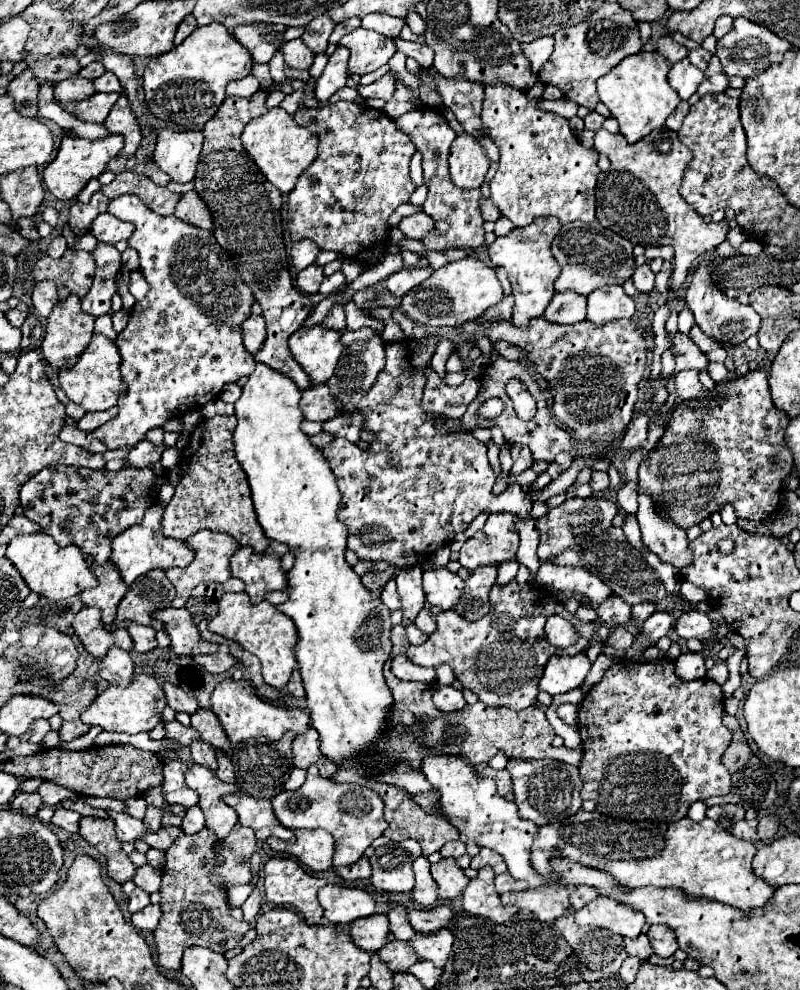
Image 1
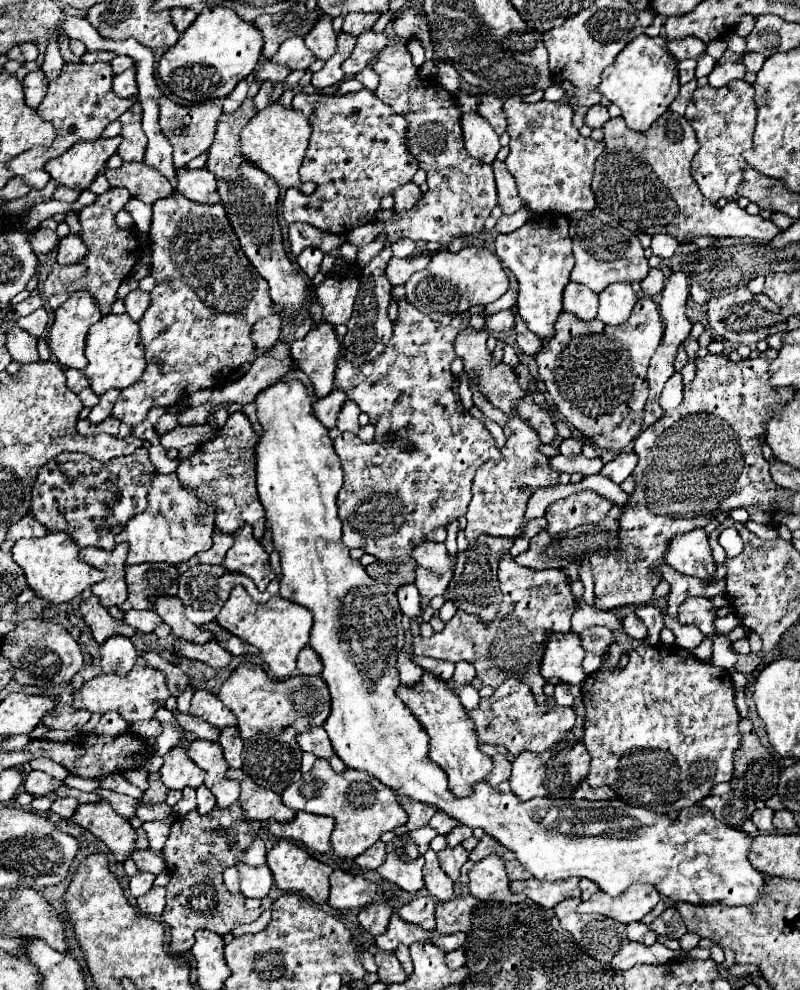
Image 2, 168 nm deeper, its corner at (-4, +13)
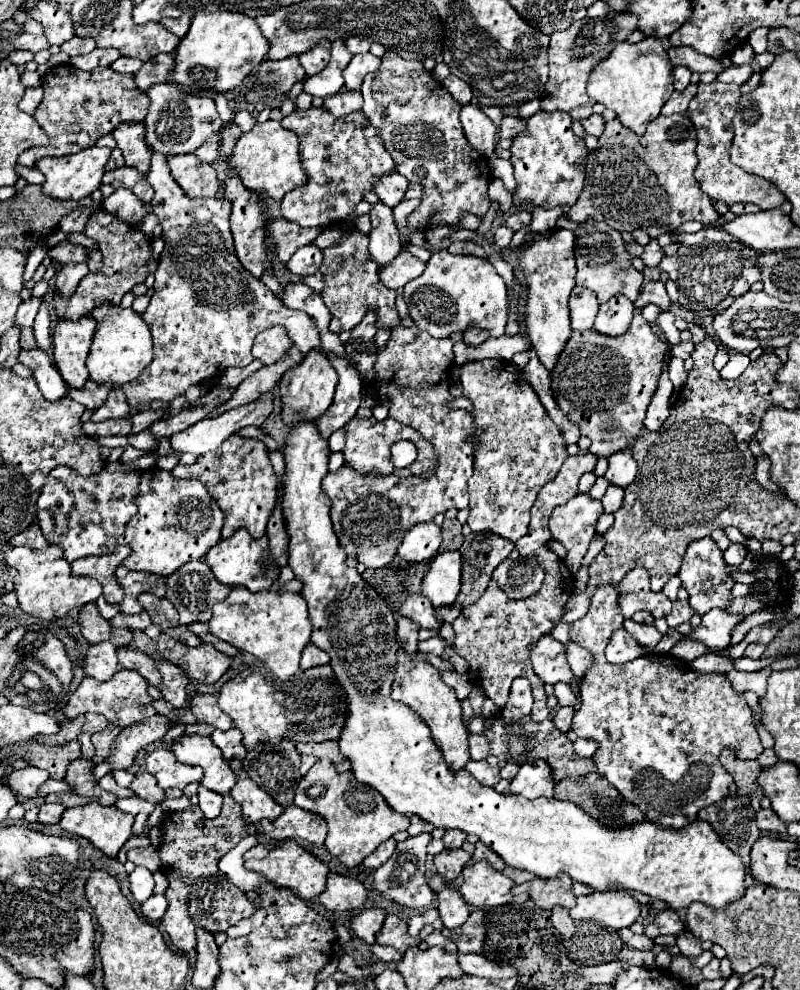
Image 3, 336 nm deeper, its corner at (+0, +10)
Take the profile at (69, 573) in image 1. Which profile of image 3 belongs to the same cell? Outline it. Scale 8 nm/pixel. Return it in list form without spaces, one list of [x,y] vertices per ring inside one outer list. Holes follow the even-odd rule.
[[[14,546],[6,552],[6,564],[16,570],[14,578],[14,594],[18,598],[18,606],[42,620],[54,620],[68,614],[72,608],[82,608],[88,602],[96,602],[102,594],[102,586],[88,576],[74,576],[70,562],[62,556],[60,546],[48,546],[46,550],[32,550]]]

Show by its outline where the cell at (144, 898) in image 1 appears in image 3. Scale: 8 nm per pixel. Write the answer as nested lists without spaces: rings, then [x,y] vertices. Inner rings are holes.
[[[136,868],[130,876],[130,890],[136,898],[136,902],[146,902],[146,898],[152,894],[152,888],[154,888],[154,878],[152,878],[152,872],[148,868]]]

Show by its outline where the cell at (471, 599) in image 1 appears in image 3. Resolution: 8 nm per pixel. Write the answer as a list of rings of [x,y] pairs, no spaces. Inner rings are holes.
[[[468,534],[460,548],[464,574],[462,590],[454,606],[464,608],[474,604],[486,590],[492,570],[500,562],[504,562],[512,550],[514,542],[508,542],[506,538],[500,538],[496,534]]]

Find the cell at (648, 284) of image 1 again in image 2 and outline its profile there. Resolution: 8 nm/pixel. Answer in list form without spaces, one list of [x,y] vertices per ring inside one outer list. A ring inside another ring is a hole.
[[[652,267],[646,275],[646,279],[640,283],[642,285],[642,291],[648,295],[648,297],[654,297],[662,291],[664,287],[664,273],[658,269],[658,267]]]

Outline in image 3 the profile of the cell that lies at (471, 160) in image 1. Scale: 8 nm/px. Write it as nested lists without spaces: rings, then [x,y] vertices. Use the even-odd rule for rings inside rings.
[[[466,104],[462,106],[460,122],[462,122],[468,142],[472,142],[472,146],[484,156],[492,156],[494,134],[496,134],[496,126],[492,124],[492,120],[476,104]]]

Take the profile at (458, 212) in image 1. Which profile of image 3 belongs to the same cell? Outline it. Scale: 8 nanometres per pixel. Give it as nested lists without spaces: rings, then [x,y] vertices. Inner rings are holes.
[[[386,50],[378,70],[364,78],[362,96],[362,112],[384,140],[384,148],[396,162],[396,172],[406,176],[408,182],[422,184],[420,206],[408,216],[410,232],[428,230],[436,224],[454,226],[464,212],[486,214],[490,208],[490,166],[464,138],[458,120],[462,106],[422,62],[410,62],[394,50]]]

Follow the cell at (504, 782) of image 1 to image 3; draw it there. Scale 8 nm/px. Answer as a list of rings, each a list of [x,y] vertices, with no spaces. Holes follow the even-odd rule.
[[[488,760],[480,762],[468,762],[466,770],[482,784],[482,786],[494,786],[500,780],[500,766],[490,764]]]

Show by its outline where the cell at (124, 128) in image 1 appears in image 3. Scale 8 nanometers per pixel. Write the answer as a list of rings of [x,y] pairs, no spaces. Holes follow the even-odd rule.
[[[120,124],[112,136],[118,142],[118,148],[122,150],[126,158],[126,166],[136,168],[140,174],[148,174],[150,166],[150,156],[152,152],[148,150],[144,142],[144,124]]]

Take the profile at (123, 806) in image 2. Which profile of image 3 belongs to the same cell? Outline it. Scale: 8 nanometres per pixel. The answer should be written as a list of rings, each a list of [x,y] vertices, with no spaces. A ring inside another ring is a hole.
[[[78,758],[78,760],[70,762],[64,782],[68,782],[68,786],[72,788],[74,794],[88,796],[102,806],[112,806],[112,802],[116,802],[116,796],[102,790],[100,784],[94,780],[94,762],[92,760]]]

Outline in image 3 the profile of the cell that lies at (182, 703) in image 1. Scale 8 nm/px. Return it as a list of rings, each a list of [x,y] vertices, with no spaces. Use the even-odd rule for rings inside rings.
[[[120,648],[118,650],[118,662],[122,668],[136,670],[142,678],[146,678],[148,684],[152,684],[152,686],[160,684],[160,674],[154,668],[154,660],[148,654],[134,650],[134,648]]]

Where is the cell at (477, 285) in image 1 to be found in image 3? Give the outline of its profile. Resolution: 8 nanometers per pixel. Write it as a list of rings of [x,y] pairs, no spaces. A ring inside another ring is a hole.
[[[448,250],[434,252],[432,258],[426,264],[424,274],[420,274],[416,280],[410,280],[404,286],[404,302],[408,304],[410,318],[420,330],[426,330],[434,338],[448,338],[454,332],[464,332],[466,328],[480,328],[488,330],[490,336],[500,337],[504,334],[506,316],[508,316],[508,292],[502,276],[496,272],[496,268],[486,258],[476,256],[454,256]]]

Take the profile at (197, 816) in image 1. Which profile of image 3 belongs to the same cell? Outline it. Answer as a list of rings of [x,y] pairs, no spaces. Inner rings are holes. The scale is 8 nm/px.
[[[200,786],[198,804],[200,804],[206,818],[216,818],[220,814],[220,810],[222,810],[222,796],[212,792],[212,790],[206,790],[204,786]]]

